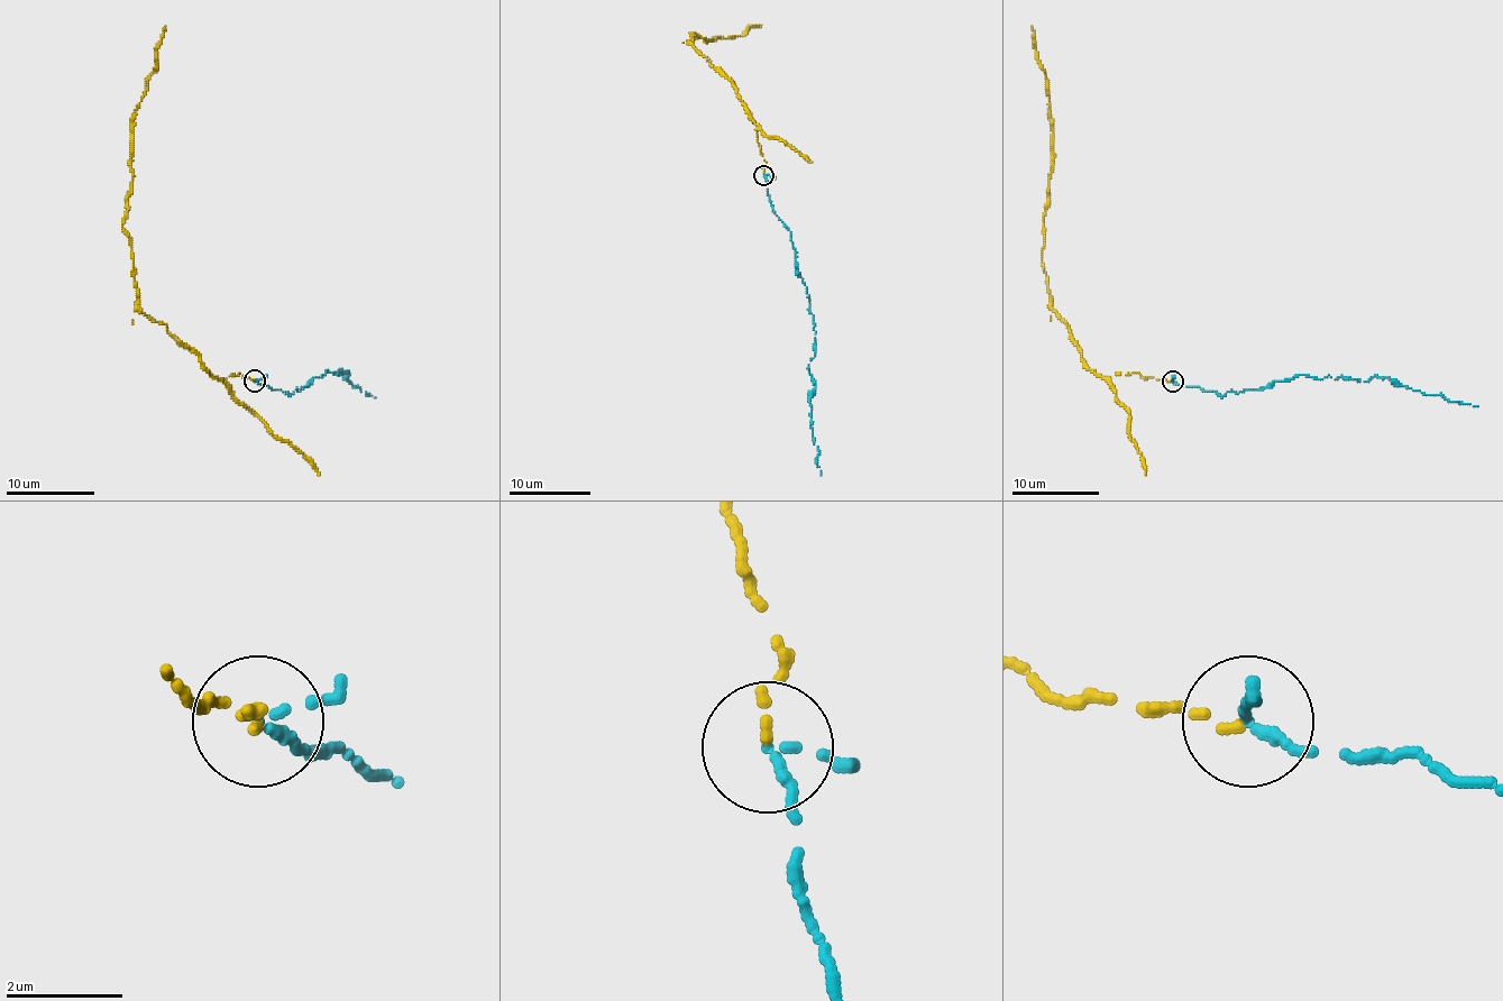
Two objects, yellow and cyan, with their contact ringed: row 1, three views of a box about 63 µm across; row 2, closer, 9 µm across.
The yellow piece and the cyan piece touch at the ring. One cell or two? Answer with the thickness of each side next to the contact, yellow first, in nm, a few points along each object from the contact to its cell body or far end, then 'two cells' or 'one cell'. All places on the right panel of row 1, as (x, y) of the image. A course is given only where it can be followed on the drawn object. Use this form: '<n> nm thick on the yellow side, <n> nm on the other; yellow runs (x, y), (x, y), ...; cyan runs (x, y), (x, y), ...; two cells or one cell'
140 nm thick on the yellow side, 140 nm on the other; yellow runs (1172, 382), (1133, 373), (1094, 374), (1066, 323), (1050, 303), (1042, 262), (1053, 119), (1032, 26); cyan runs (1172, 382), (1224, 395), (1300, 375), (1364, 382), (1376, 375), (1477, 406); one cell

